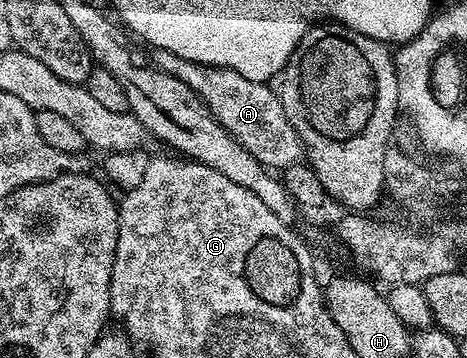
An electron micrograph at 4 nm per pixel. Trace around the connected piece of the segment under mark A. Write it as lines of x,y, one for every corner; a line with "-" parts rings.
155,50
153,62
161,71
167,71
172,77
184,81
188,89
202,98
202,103
210,110
214,120
227,131
233,139
238,139
256,161
271,169
285,169
303,158
302,143
298,139
296,129
288,121
284,113
284,105
277,90
273,86
256,81
248,81
248,77
240,77
227,67
206,67
202,63
184,61
167,51

